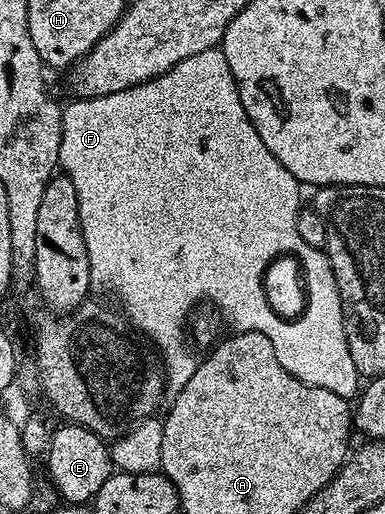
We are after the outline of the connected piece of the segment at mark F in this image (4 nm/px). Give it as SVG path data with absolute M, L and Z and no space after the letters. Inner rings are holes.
M219 47L202 50L202 54L190 54L190 58L178 62L166 74L138 86L118 90L118 94L76 98L71 102L73 104L65 103L62 108L59 167L63 175L68 176L70 182L74 182L74 191L78 193L80 229L86 242L86 254L90 258L90 278L97 289L100 287L104 292L113 292L124 303L123 315L158 349L164 363L165 391L172 396L180 393L197 369L198 356L195 356L191 346L186 343L186 322L190 312L200 302L206 301L217 304L224 311L225 320L234 326L236 332L266 334L266 338L270 338L270 346L274 346L274 355L278 357L278 362L282 362L284 369L294 374L294 378L322 390L334 390L334 394L339 396L355 397L361 391L362 377L354 366L354 358L350 358L350 346L344 329L344 311L340 305L340 291L332 269L332 256L324 248L309 246L298 235L296 215L302 207L302 185L294 178L294 174L290 174L290 170L286 170L286 166L282 166L282 162L278 162L278 158L274 158L274 154L270 154L270 150L266 150L266 142L262 142L258 130L254 130L242 106L236 79L230 70L230 62L226 62L224 51ZM289 250L300 252L300 257L305 261L304 269L310 277L309 283L312 284L312 308L308 308L308 316L304 316L300 324L280 324L280 320L276 320L271 300L268 300L264 293L264 271L268 256Z

